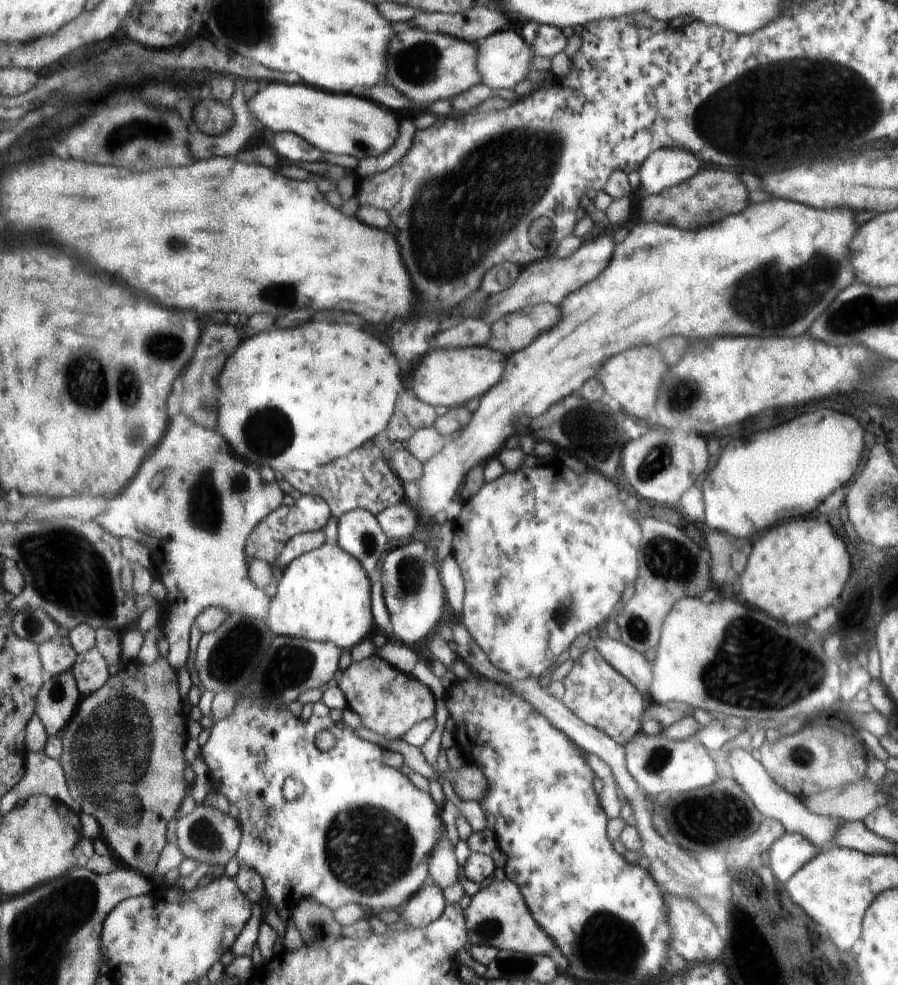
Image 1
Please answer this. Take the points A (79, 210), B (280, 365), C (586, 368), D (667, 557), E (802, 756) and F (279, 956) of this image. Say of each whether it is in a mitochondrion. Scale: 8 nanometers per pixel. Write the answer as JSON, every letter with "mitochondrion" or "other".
{"A":"other","B":"other","C":"other","D":"mitochondrion","E":"mitochondrion","F":"other"}

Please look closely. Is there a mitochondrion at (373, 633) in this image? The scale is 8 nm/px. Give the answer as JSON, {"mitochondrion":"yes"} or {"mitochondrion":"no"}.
{"mitochondrion":"no"}

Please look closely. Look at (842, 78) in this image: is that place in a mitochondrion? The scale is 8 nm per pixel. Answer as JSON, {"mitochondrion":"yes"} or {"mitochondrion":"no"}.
{"mitochondrion":"yes"}

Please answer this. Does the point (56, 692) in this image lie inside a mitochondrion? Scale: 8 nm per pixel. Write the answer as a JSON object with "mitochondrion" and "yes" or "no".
{"mitochondrion":"yes"}

